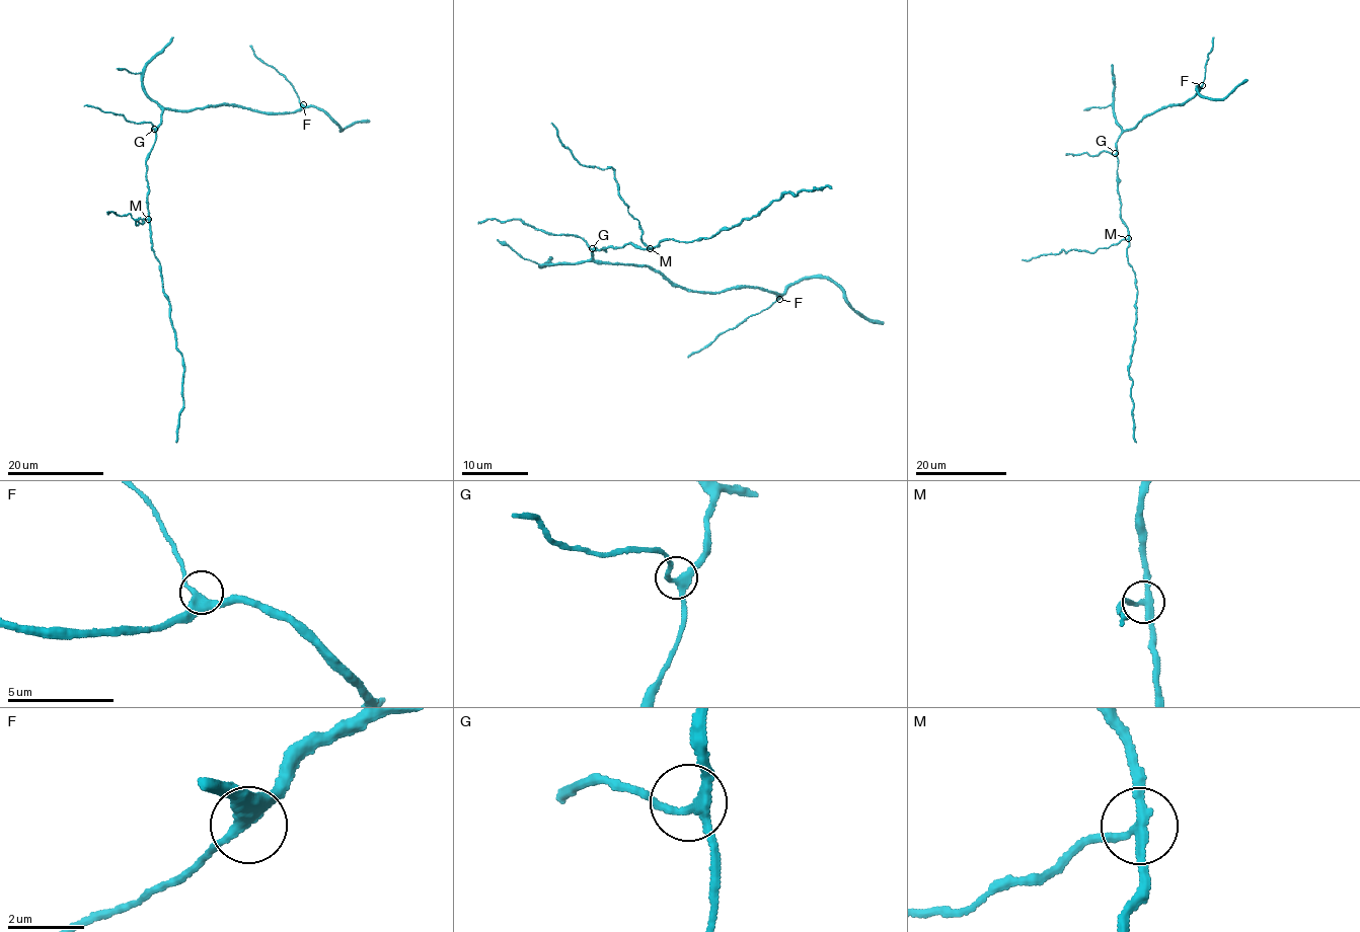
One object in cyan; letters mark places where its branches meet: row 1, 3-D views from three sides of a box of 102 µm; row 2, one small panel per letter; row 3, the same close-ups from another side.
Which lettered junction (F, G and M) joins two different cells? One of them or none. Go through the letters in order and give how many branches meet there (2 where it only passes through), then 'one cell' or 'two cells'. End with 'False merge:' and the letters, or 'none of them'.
F: 3 branches meet; one cell
G: 3 branches meet; one cell
M: 3 branches meet; two cells
False merge: M

